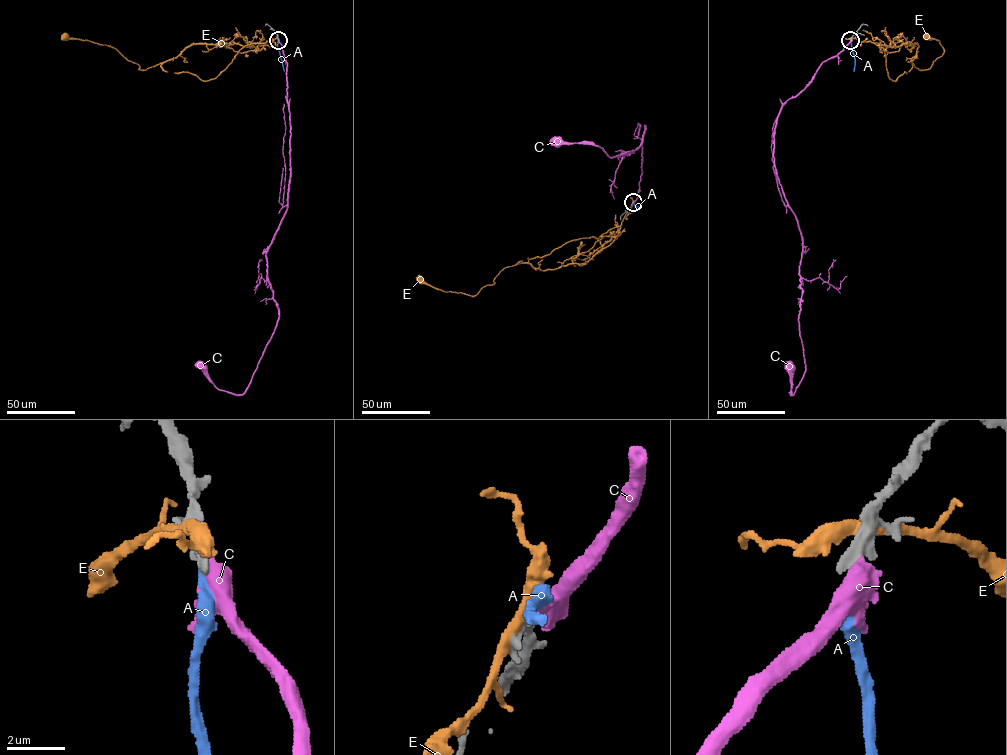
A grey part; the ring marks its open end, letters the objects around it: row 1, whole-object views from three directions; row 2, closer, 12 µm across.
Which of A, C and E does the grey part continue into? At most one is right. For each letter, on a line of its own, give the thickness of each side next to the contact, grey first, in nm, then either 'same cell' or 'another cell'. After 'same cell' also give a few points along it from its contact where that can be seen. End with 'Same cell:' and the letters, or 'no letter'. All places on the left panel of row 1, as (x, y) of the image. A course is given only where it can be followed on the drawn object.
A: 500 nm thick on the grey side, 380 nm on the other; another cell
C: 480 nm thick on the grey side, 400 nm on the other; another cell
E: 380 nm thick on the grey side, 360 nm on the other; another cell
Same cell: no letter

